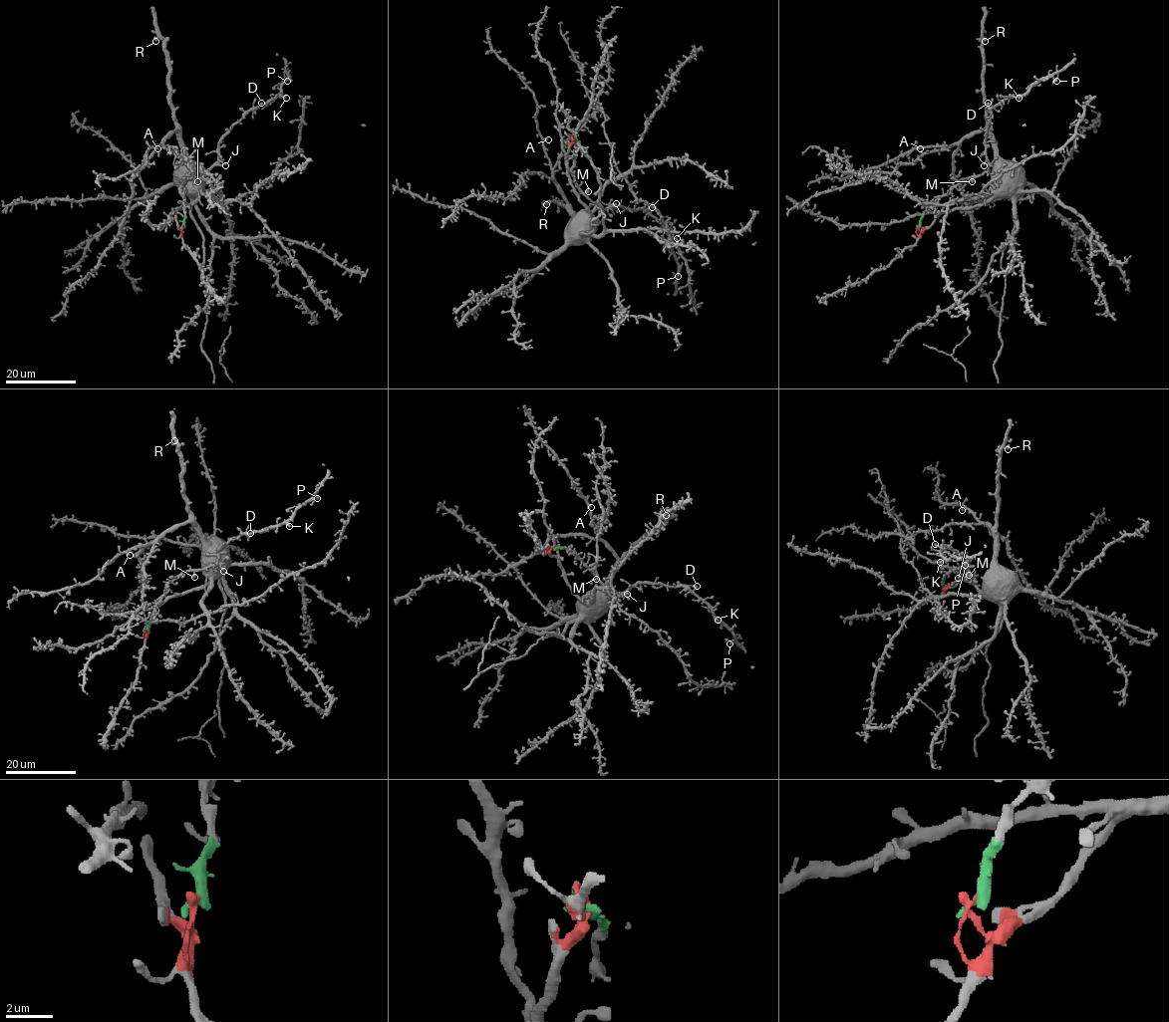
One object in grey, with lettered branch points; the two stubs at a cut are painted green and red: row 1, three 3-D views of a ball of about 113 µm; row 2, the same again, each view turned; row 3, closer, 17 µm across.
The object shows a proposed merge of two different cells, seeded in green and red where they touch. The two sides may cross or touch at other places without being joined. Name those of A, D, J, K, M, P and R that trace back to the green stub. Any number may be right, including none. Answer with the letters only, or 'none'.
D, J, K, M, P

